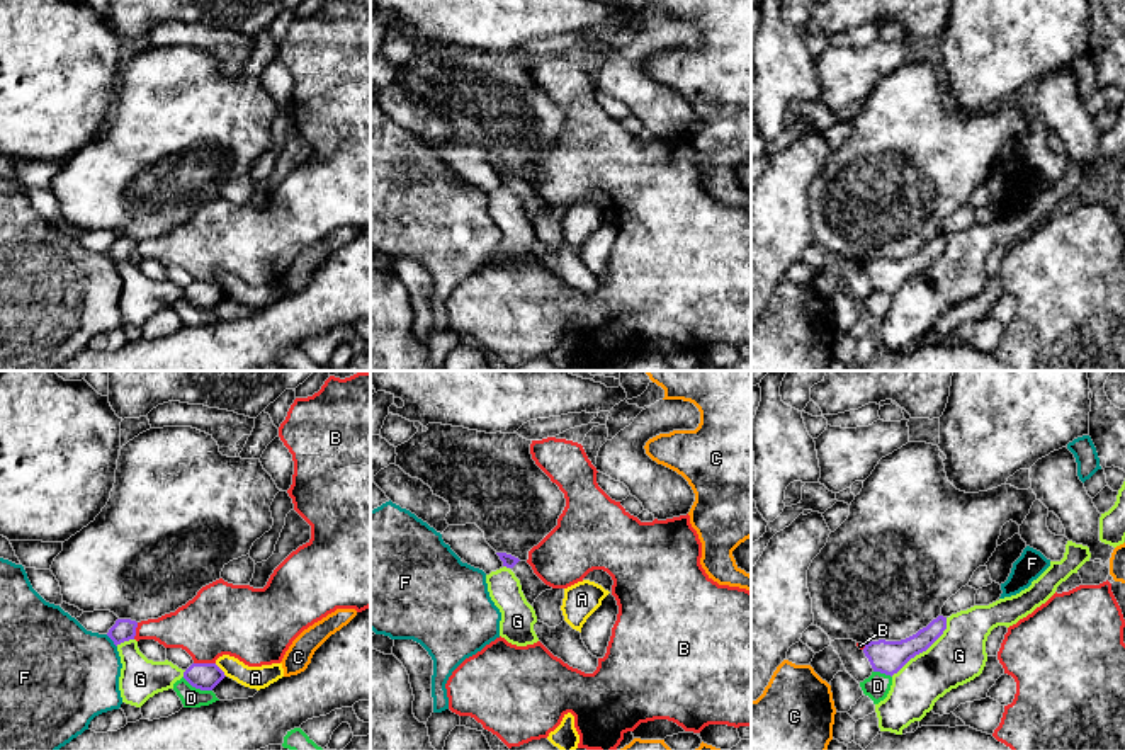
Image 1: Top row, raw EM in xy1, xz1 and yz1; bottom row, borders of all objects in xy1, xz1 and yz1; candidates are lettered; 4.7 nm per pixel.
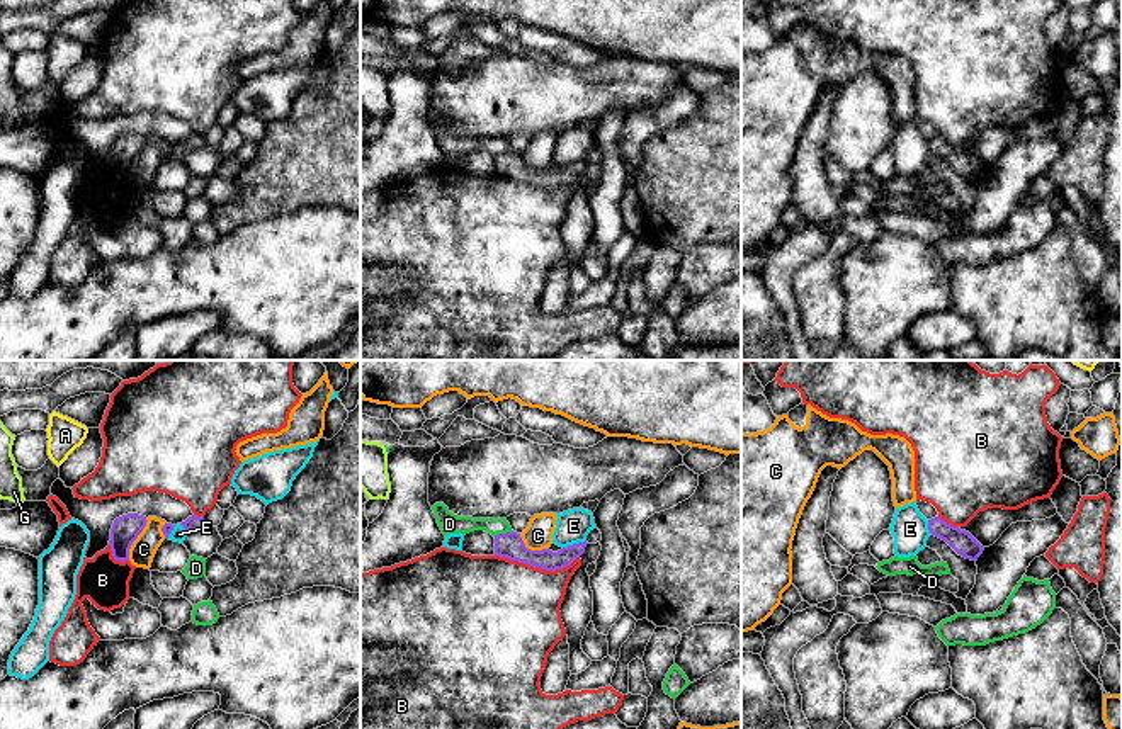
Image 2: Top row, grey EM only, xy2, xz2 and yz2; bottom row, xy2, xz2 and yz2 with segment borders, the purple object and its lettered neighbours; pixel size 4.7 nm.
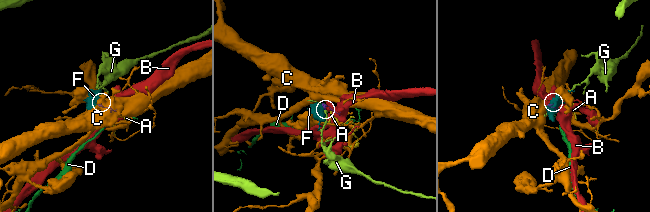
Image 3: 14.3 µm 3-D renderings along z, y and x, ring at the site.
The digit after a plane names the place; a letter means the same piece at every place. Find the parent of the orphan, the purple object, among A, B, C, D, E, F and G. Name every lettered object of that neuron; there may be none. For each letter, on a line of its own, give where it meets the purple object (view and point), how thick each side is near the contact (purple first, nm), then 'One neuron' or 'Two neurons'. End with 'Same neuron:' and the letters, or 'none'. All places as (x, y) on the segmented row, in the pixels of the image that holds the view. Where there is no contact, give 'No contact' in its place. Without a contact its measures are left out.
A: Touches purple at xy1 (221, 670). Thickness 130 nm (purple) against 110 nm. Two neurons
B: Touches purple at xz2 (538, 566). Thickness 120 nm (purple) against 480 nm. Two neurons
C: Touches purple at xy2 (136, 537). Thickness 130 nm (purple) against 120 nm. Two neurons
D: Touches purple at xy1 (197, 687). Thickness 130 nm (purple) against 100 nm. Two neurons
E: Touches purple at xz2 (573, 544). Thickness 100 nm (purple) against 160 nm. Two neurons
F: Touches purple at xy1 (113, 640). Thickness 110 nm (purple) against 440 nm. Two neurons
G: Touches purple at yz1 (923, 650). Thickness 160 nm (purple) against 260 nm. Two neurons
Same neuron: none

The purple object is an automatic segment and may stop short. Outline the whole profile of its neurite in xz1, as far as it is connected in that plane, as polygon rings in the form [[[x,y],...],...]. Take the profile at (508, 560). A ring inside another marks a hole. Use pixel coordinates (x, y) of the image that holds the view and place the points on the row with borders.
[[[496,553],[500,560],[503,561],[503,566],[510,568],[515,577],[520,580],[522,592],[530,605],[534,605],[535,599],[546,592],[552,590],[552,587],[546,585],[532,570],[532,566],[527,561],[520,561],[518,558],[506,554],[506,553]]]

